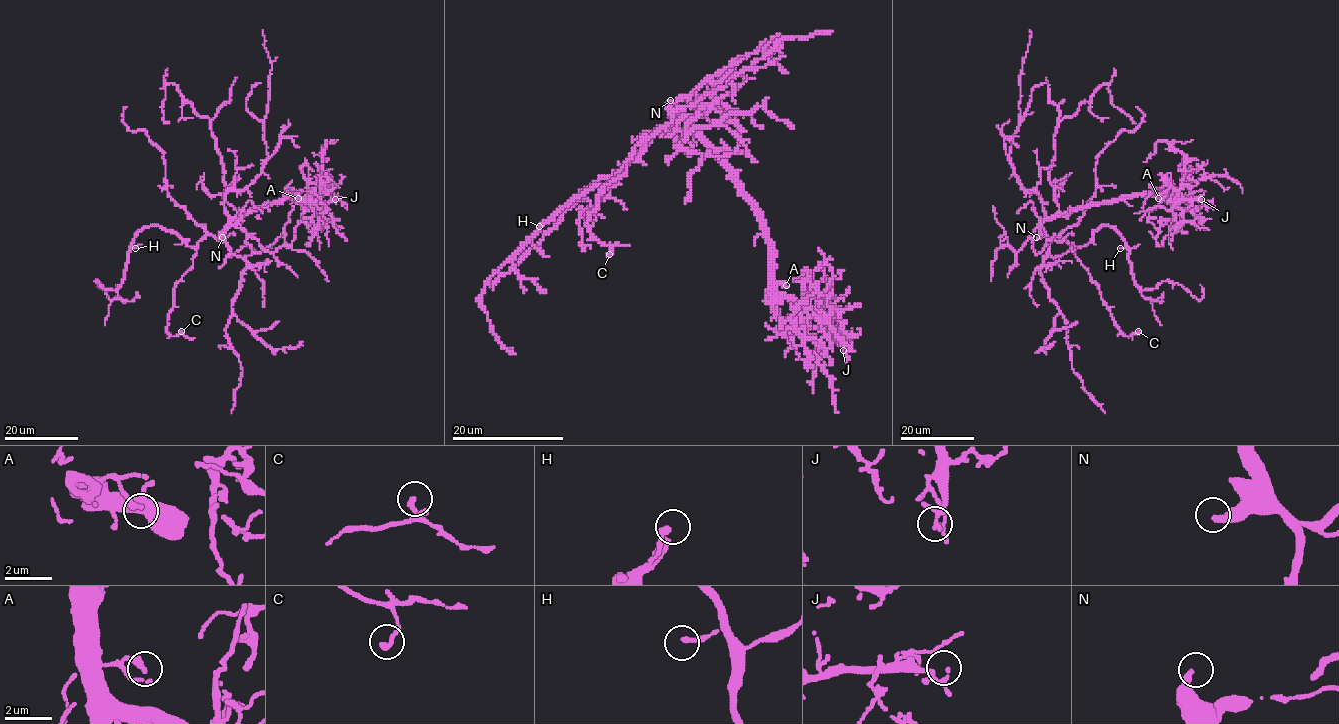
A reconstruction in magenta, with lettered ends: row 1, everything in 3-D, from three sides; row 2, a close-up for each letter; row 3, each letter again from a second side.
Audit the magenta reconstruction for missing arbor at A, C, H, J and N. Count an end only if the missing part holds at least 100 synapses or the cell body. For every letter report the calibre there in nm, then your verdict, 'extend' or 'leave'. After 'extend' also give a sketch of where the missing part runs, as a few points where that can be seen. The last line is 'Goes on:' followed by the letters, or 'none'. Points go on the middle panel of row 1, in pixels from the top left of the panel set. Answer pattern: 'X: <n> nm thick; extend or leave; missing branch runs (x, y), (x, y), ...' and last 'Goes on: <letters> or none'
A: 240 nm thick; leave
C: 200 nm thick; leave
H: 240 nm thick; leave
J: 90 nm thick; leave
N: 360 nm thick; extend; missing branch runs (670, 100), (686, 79), (698, 75), (727, 47), (748, 18), (750, 2)
Goes on: N

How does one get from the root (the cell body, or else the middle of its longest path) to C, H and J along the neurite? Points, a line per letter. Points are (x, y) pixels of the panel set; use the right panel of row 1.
C: (1045, 232), (1050, 238), (1060, 235), (1074, 251), (1098, 286), (1100, 298), (1119, 330), (1125, 335), (1138, 331)
H: (1045, 232), (1050, 238), (1060, 235), (1073, 247), (1080, 247), (1100, 226), (1110, 225), (1125, 243), (1120, 248)
J: (1045, 232), (1043, 224), (1047, 220), (1129, 196), (1162, 195), (1172, 208), (1183, 199), (1201, 199)

